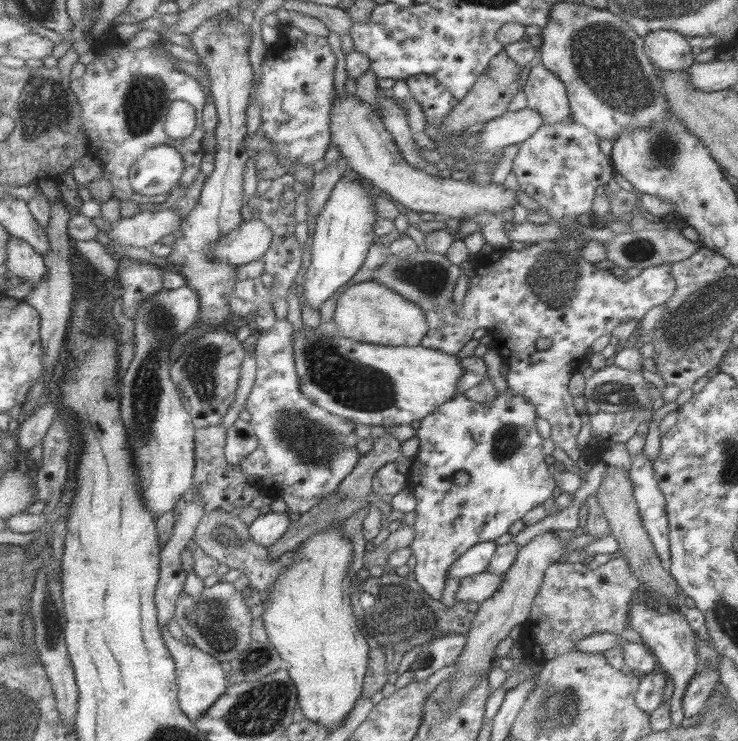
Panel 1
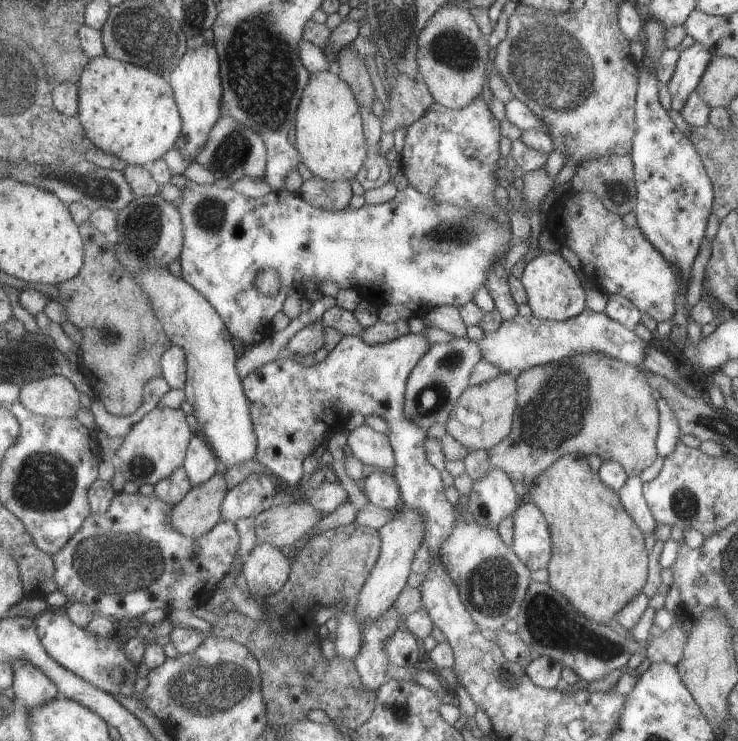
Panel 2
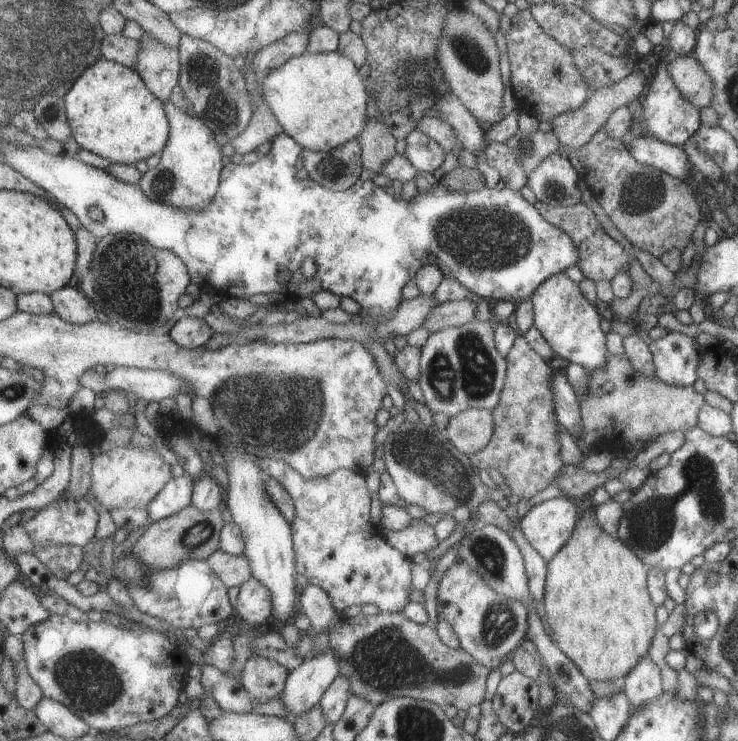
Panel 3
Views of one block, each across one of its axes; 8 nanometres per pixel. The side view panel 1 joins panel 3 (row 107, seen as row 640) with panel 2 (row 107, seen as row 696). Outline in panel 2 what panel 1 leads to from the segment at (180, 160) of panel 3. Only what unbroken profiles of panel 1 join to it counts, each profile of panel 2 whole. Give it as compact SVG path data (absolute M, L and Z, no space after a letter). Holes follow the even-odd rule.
M206 43L197 50L188 50L181 60L179 68L173 72L170 84L178 101L179 111L182 113L184 128L182 136L176 144L176 149L184 159L192 165L211 140L211 133L215 124L223 117L223 80L221 60L215 43Z

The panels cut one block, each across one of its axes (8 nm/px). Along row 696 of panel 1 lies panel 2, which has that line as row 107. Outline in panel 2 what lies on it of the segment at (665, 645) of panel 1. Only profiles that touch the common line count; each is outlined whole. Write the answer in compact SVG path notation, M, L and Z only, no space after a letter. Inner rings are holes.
M694 43L690 48L681 50L675 64L675 71L666 84L671 95L671 109L679 113L687 96L696 90L712 56L701 44Z

